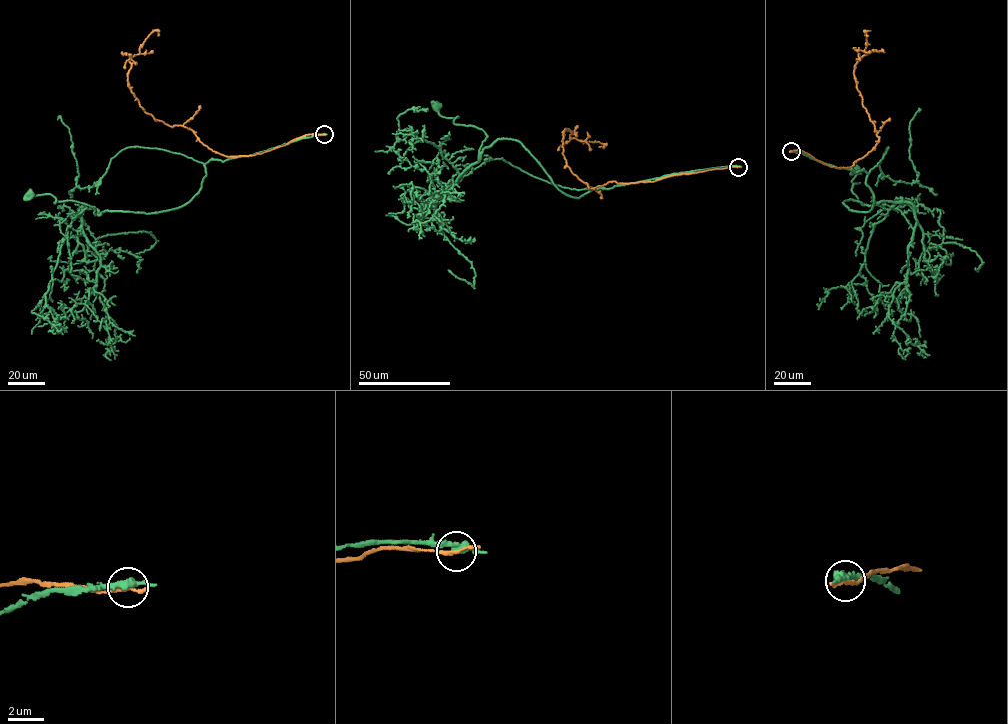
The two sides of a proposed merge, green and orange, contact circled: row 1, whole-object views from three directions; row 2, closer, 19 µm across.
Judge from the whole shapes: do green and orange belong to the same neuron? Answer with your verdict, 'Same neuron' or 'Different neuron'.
Different neuron

